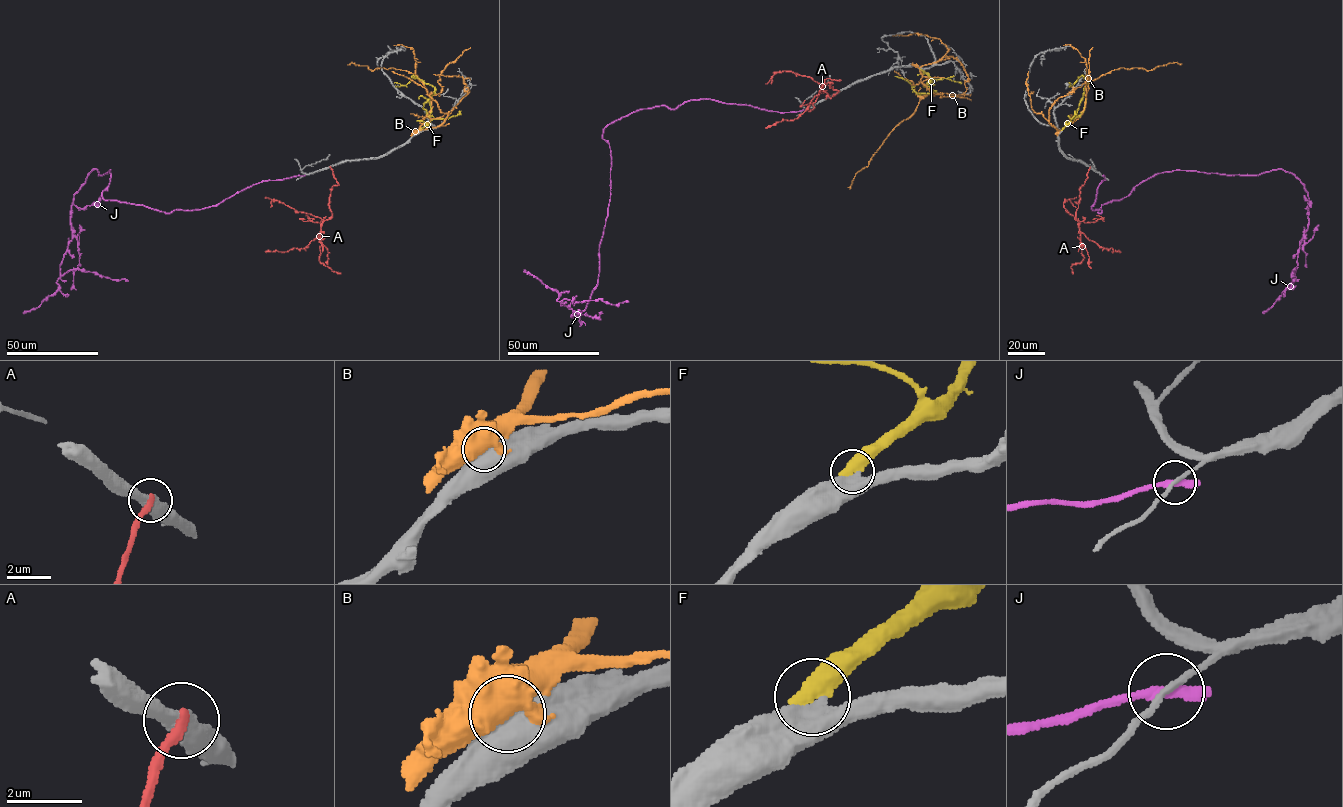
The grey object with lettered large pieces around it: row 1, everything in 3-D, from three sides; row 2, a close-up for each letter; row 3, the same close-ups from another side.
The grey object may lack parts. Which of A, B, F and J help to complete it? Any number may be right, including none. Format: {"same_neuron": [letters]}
{"same_neuron": ["F"]}

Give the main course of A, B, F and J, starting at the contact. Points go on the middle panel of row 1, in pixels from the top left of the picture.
A: (831, 97), (839, 91), (828, 83), (822, 85), (796, 118), (782, 120), (765, 128)
B: (916, 66), (920, 81), (932, 92), (893, 129), (867, 166), (856, 173), (849, 189)
F: (921, 69), (930, 78), (924, 86), (935, 92), (924, 96), (918, 94), (906, 80), (894, 76)
J: (803, 110), (705, 99), (637, 109), (605, 127), (610, 193), (597, 286), (574, 316), (560, 304), (628, 302)

